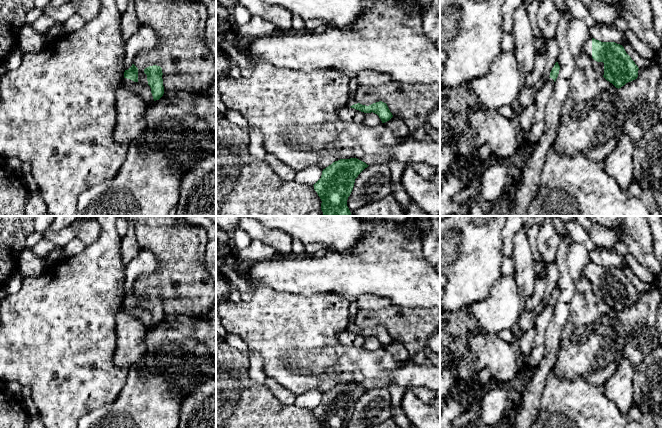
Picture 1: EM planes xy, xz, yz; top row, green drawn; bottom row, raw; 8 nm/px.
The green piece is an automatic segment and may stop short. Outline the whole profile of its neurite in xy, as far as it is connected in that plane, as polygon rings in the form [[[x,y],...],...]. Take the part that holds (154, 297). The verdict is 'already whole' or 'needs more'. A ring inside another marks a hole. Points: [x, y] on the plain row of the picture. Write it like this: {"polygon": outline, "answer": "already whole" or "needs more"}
{"polygon": [[[132,288],[124,296],[123,308],[129,316],[139,319],[148,331],[164,318],[163,297],[162,292],[157,289],[145,292],[144,297],[147,299],[148,307],[142,309],[138,307],[138,292]]], "answer": "needs more"}

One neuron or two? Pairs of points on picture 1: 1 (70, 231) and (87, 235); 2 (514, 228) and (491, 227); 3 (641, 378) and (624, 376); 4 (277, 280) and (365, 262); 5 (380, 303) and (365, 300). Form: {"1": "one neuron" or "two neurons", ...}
{"1": "two neurons", "2": "two neurons", "3": "two neurons", "4": "one neuron", "5": "one neuron"}

